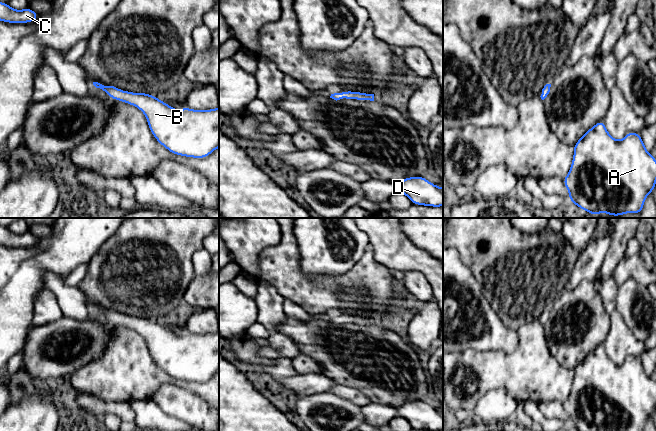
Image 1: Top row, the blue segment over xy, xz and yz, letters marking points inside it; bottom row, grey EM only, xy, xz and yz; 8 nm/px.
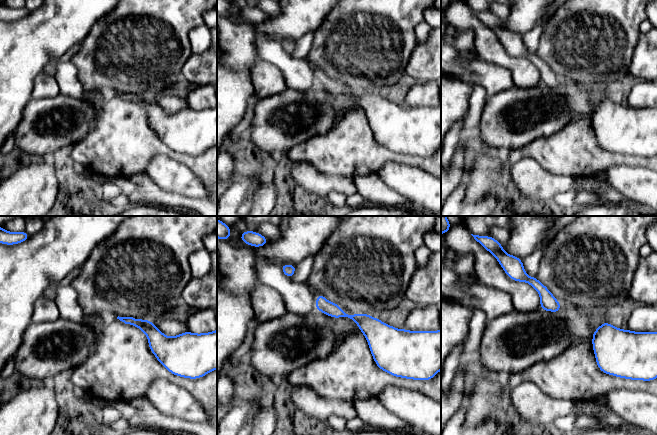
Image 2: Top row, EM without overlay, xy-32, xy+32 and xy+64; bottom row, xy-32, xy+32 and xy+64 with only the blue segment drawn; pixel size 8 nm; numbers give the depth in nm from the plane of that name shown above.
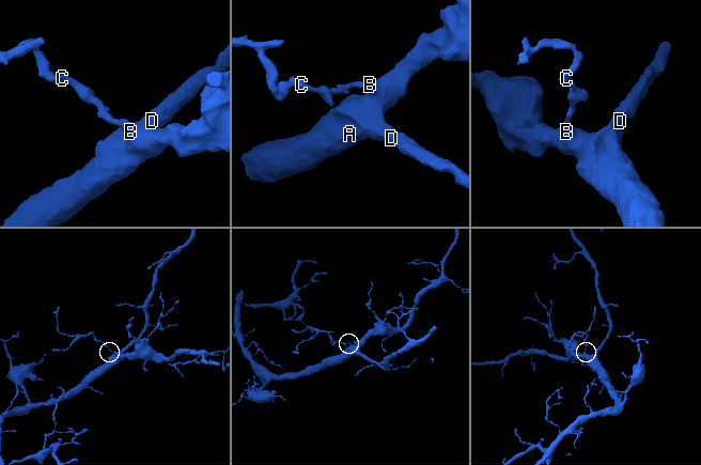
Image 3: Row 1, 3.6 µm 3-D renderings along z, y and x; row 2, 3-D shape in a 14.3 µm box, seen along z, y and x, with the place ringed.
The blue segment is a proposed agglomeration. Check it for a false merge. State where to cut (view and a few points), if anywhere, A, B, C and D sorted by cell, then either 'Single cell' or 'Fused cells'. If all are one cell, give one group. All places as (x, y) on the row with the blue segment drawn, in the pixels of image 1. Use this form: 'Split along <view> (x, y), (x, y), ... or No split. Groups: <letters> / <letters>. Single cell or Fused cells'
No split. Groups: A B C D. Single cell

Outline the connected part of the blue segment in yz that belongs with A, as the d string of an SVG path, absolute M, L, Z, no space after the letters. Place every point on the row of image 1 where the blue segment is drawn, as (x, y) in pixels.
M603 120L591 127L574 145L571 168L563 183L569 192L571 203L591 215L608 213L609 216L622 216L625 213L642 212L644 202L656 185L656 159L646 150L640 134L628 132L618 141L607 131Z

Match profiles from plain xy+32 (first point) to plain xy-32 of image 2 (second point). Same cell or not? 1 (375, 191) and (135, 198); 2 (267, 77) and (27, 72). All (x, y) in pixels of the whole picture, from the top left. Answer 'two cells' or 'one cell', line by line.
1: one cell
2: two cells

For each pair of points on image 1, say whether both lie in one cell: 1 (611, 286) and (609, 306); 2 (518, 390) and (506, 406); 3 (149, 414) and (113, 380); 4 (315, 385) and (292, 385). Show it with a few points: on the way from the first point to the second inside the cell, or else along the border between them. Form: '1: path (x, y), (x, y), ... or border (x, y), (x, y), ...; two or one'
1: path (609, 291), (609, 301); one
2: border (490, 391), (496, 388), (504, 388), (517, 401); two
3: border (150, 398), (135, 400), (129, 403); two
4: path (309, 385), (298, 385); one

